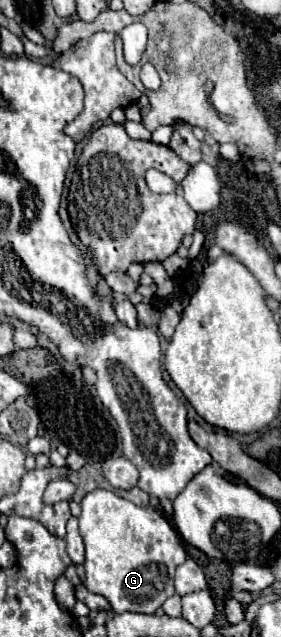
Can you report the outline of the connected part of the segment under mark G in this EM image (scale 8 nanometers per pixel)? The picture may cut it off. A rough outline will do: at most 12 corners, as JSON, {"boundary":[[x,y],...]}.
{"boundary":[[80,502],[86,588],[154,614],[186,560],[154,508]]}

